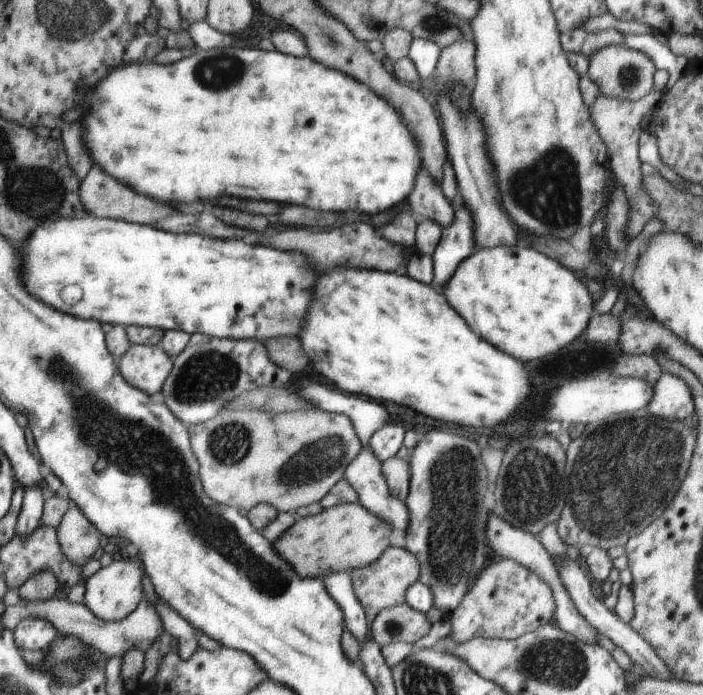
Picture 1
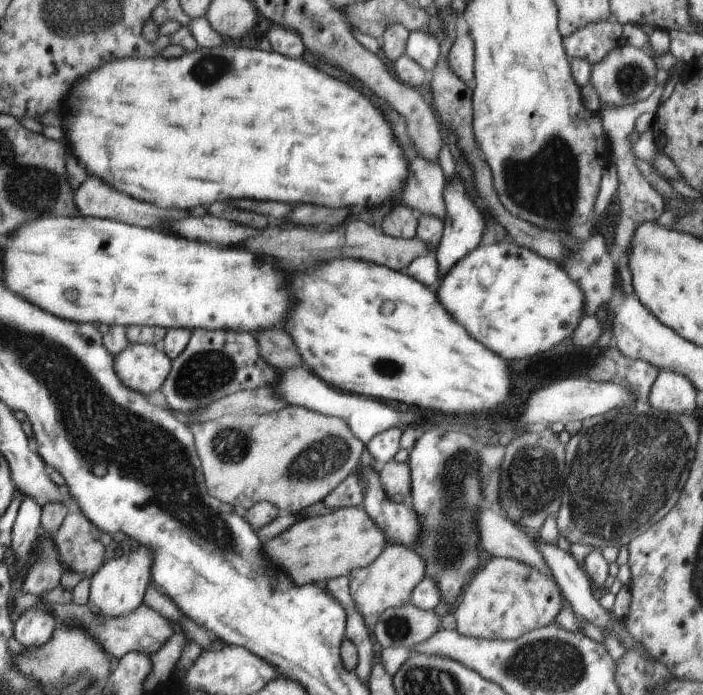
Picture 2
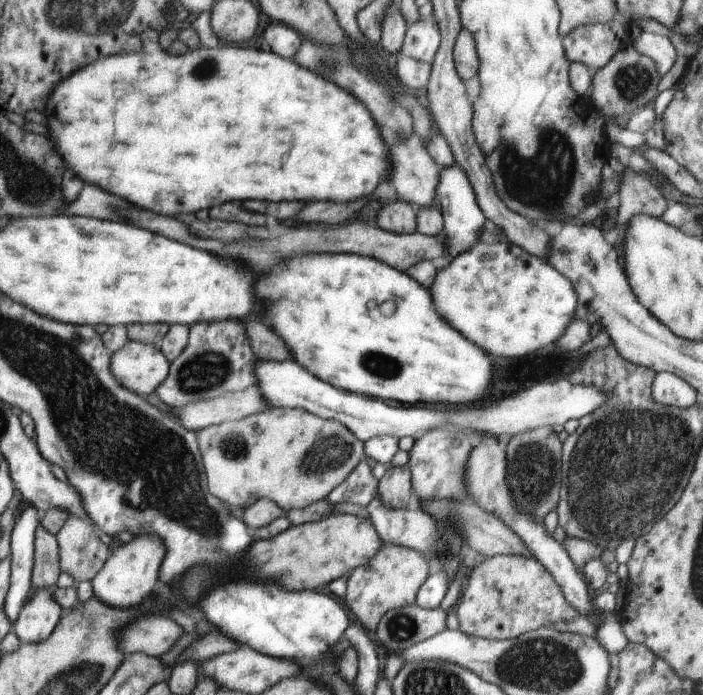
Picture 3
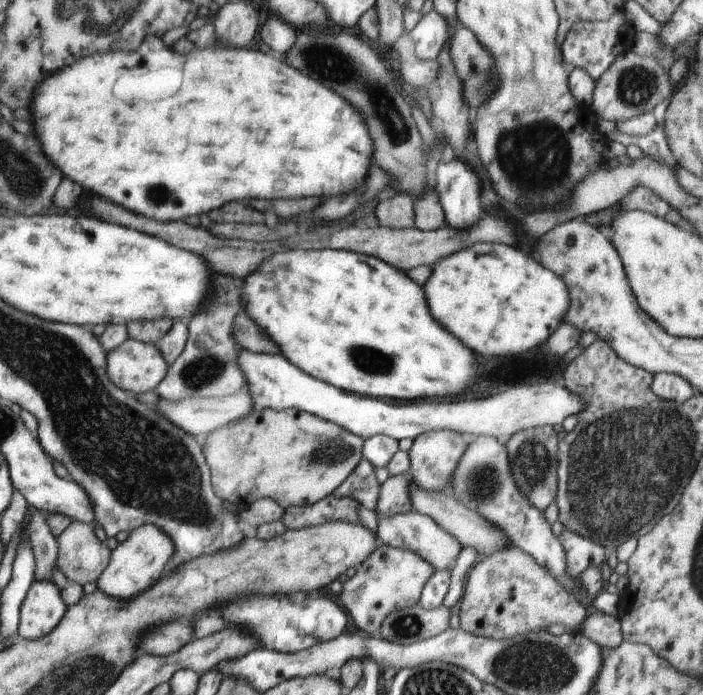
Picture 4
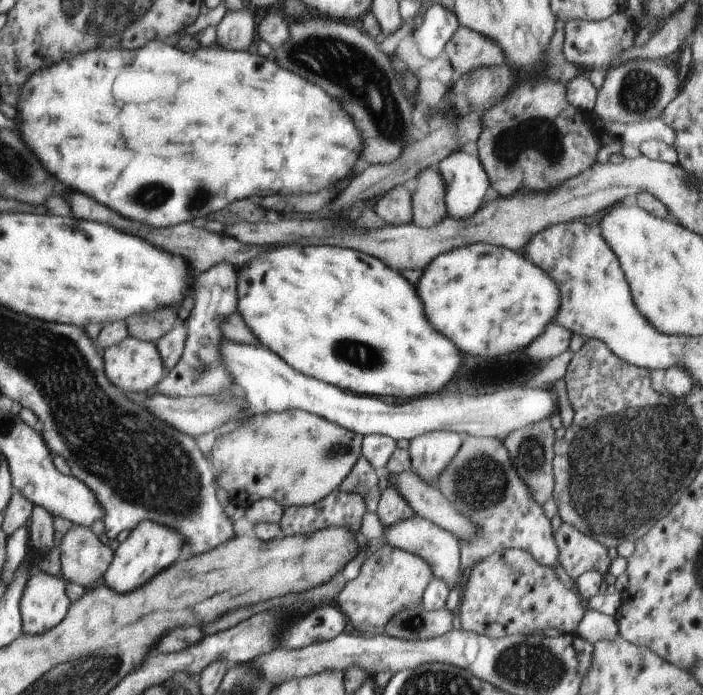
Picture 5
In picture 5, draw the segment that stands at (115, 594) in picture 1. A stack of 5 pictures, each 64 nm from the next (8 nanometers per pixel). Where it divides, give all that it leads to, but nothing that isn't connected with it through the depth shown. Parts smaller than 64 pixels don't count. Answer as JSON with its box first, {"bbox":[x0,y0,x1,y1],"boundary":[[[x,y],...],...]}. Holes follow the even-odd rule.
{"bbox":[104,520,188,594],"boundary":[[[152,520],[143,521],[142,524],[135,526],[128,538],[116,548],[115,561],[112,562],[107,577],[104,578],[105,585],[119,591],[120,594],[126,594],[144,586],[148,580],[152,580],[156,574],[168,568],[172,560],[180,556],[182,540],[188,544],[187,539],[180,534],[180,530],[174,530],[172,526],[164,526]]]}

